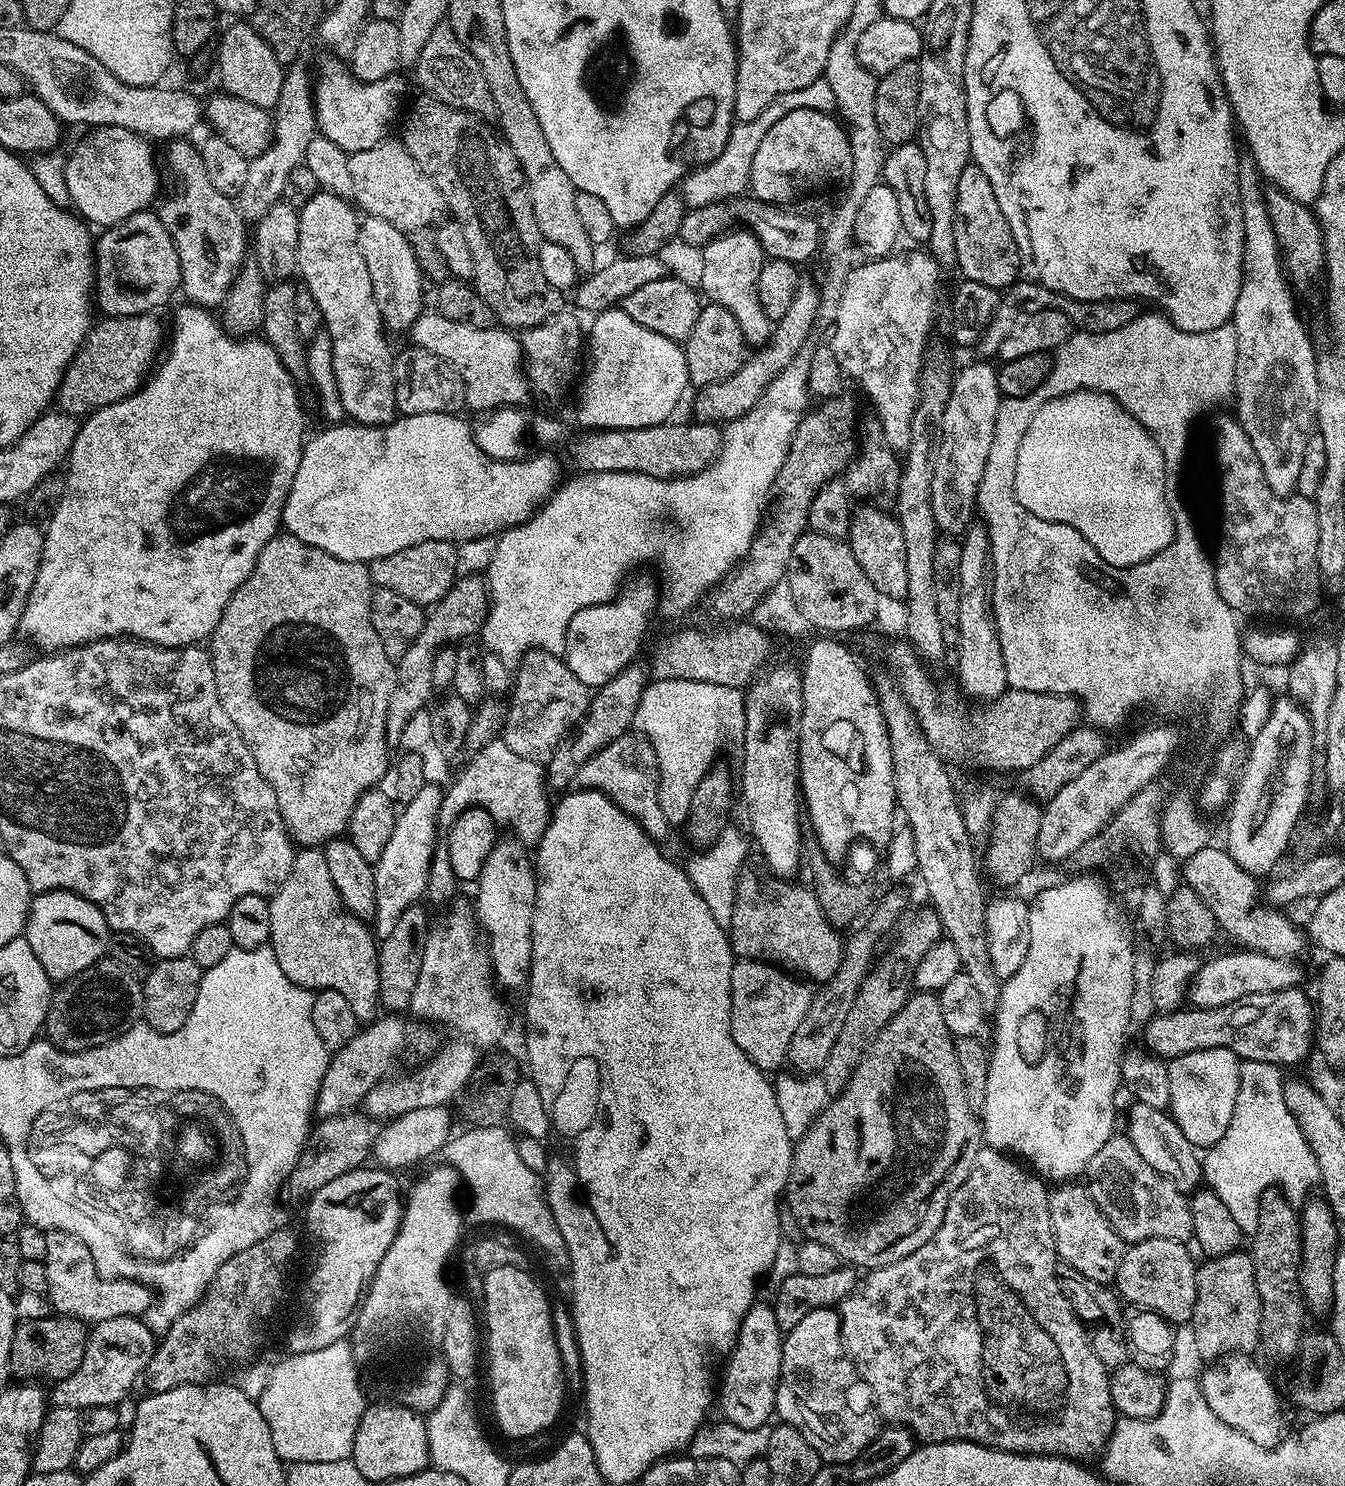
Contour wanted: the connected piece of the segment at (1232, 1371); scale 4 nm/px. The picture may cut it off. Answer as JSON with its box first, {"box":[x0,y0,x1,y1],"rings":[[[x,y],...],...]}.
{"box":[1198,1354,1282,1448],"rings":[[[1229,1354],[1217,1359],[1201,1376],[1198,1383],[1206,1398],[1206,1406],[1220,1415],[1234,1430],[1242,1430],[1255,1445],[1270,1448],[1282,1439],[1280,1400],[1272,1380],[1252,1361],[1248,1354]]]}

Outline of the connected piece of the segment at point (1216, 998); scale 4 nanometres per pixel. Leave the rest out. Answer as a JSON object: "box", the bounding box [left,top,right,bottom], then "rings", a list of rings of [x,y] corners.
{"box":[1186,950,1301,1008],"rings":[[[1235,950],[1225,956],[1216,956],[1199,965],[1196,975],[1187,986],[1186,1000],[1193,1008],[1217,1008],[1226,1002],[1246,998],[1246,994],[1281,992],[1295,988],[1301,982],[1300,968],[1295,959],[1283,960],[1277,956],[1267,956],[1261,952]]]}

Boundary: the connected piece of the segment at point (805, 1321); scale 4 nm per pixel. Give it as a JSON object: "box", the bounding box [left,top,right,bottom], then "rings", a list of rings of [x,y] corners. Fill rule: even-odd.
{"box":[775,1308,878,1465],"rings":[[[836,1308],[810,1310],[810,1314],[806,1314],[806,1318],[802,1318],[802,1322],[798,1322],[798,1326],[794,1326],[794,1330],[784,1336],[780,1381],[776,1387],[775,1415],[780,1416],[783,1423],[794,1426],[794,1430],[798,1430],[798,1434],[802,1434],[806,1442],[810,1442],[821,1461],[851,1465],[852,1460],[858,1458],[858,1454],[862,1454],[862,1450],[866,1450],[866,1446],[878,1435],[877,1413],[872,1410],[863,1412],[852,1405],[851,1388],[852,1383],[857,1383],[857,1380],[856,1368],[848,1359],[844,1339],[840,1336],[839,1311]]]}

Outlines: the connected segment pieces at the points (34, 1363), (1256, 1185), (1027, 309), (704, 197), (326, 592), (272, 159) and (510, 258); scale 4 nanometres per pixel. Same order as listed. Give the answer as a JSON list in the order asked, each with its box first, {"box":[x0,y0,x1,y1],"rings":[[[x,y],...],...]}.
[{"box":[9,1314,89,1382],"rings":[[[50,1314],[42,1319],[21,1321],[16,1325],[14,1341],[11,1343],[9,1373],[22,1382],[42,1379],[40,1376],[60,1381],[78,1370],[83,1362],[89,1333],[87,1323],[72,1316]]]},{"box":[1202,1060,1320,1234],"rings":[[[1240,1060],[1240,1081],[1238,1082],[1238,1098],[1234,1102],[1234,1110],[1230,1124],[1226,1126],[1226,1134],[1218,1138],[1218,1142],[1207,1149],[1202,1156],[1203,1183],[1222,1198],[1222,1203],[1230,1209],[1234,1222],[1238,1222],[1241,1233],[1252,1234],[1259,1222],[1260,1197],[1275,1186],[1289,1202],[1303,1201],[1308,1191],[1317,1187],[1320,1171],[1314,1158],[1314,1150],[1306,1142],[1294,1114],[1288,1112],[1284,1104],[1284,1085],[1281,1065],[1263,1064],[1253,1060]]]},{"box":[974,278,1116,357],"rings":[[[1020,278],[1009,288],[1003,289],[998,306],[994,310],[986,330],[980,335],[979,343],[975,345],[974,352],[980,355],[977,357],[995,357],[999,353],[1004,339],[1012,333],[1013,328],[1017,327],[1018,321],[1025,316],[1038,314],[1042,310],[1056,310],[1062,313],[1081,332],[1106,334],[1116,325],[1116,302],[1084,304],[1081,300],[1071,300],[1068,296],[1052,292],[1046,286],[1035,284],[1032,280]]]},{"box":[678,77,835,209],"rings":[[[820,77],[810,82],[809,86],[803,87],[802,90],[778,94],[756,118],[733,123],[721,154],[708,164],[691,170],[681,180],[678,191],[683,198],[685,209],[701,208],[704,205],[716,204],[719,200],[729,201],[743,195],[749,189],[750,169],[754,162],[755,151],[758,150],[759,143],[762,142],[767,131],[778,122],[779,118],[784,118],[791,111],[798,109],[814,109],[831,113],[835,106],[834,90],[824,77]]]},{"box":[210,534,396,846],"rings":[[[277,534],[270,538],[270,542],[266,542],[262,554],[256,559],[254,570],[248,575],[248,581],[230,598],[218,626],[210,637],[214,682],[218,686],[218,698],[222,702],[222,710],[230,714],[230,722],[238,726],[246,746],[250,746],[250,754],[254,754],[254,762],[258,762],[262,778],[266,778],[266,782],[274,790],[274,798],[278,798],[278,810],[282,814],[284,825],[288,827],[288,835],[300,846],[323,846],[330,840],[343,837],[347,833],[350,816],[354,814],[358,798],[369,788],[377,787],[390,767],[390,756],[388,760],[390,745],[386,738],[386,710],[390,694],[394,694],[396,666],[386,654],[382,641],[378,638],[378,630],[374,630],[373,591],[372,574],[365,561],[350,562],[334,558],[334,554],[326,554],[326,550],[318,550],[296,536]]]},{"box":[238,57,317,221],"rings":[[[307,57],[291,61],[285,69],[282,93],[273,109],[273,139],[270,147],[248,161],[246,183],[240,191],[238,203],[245,221],[261,220],[274,206],[281,203],[291,183],[292,172],[301,167],[305,152],[317,135],[314,95],[314,72],[310,70]]]},{"box":[402,99,562,330],"rings":[[[423,99],[409,110],[408,117],[407,112],[403,117],[402,143],[410,158],[414,158],[414,162],[418,162],[420,169],[432,179],[434,186],[438,186],[445,209],[451,219],[457,220],[462,226],[462,234],[466,234],[466,243],[470,245],[470,254],[474,256],[474,274],[470,281],[472,287],[482,302],[494,310],[497,321],[505,329],[523,330],[546,322],[561,311],[562,293],[546,282],[542,266],[538,266],[542,237],[534,218],[534,206],[530,206],[528,183],[522,166],[518,166],[518,158],[514,158],[514,150],[510,150],[507,140],[485,117],[443,104],[441,100]]]}]

